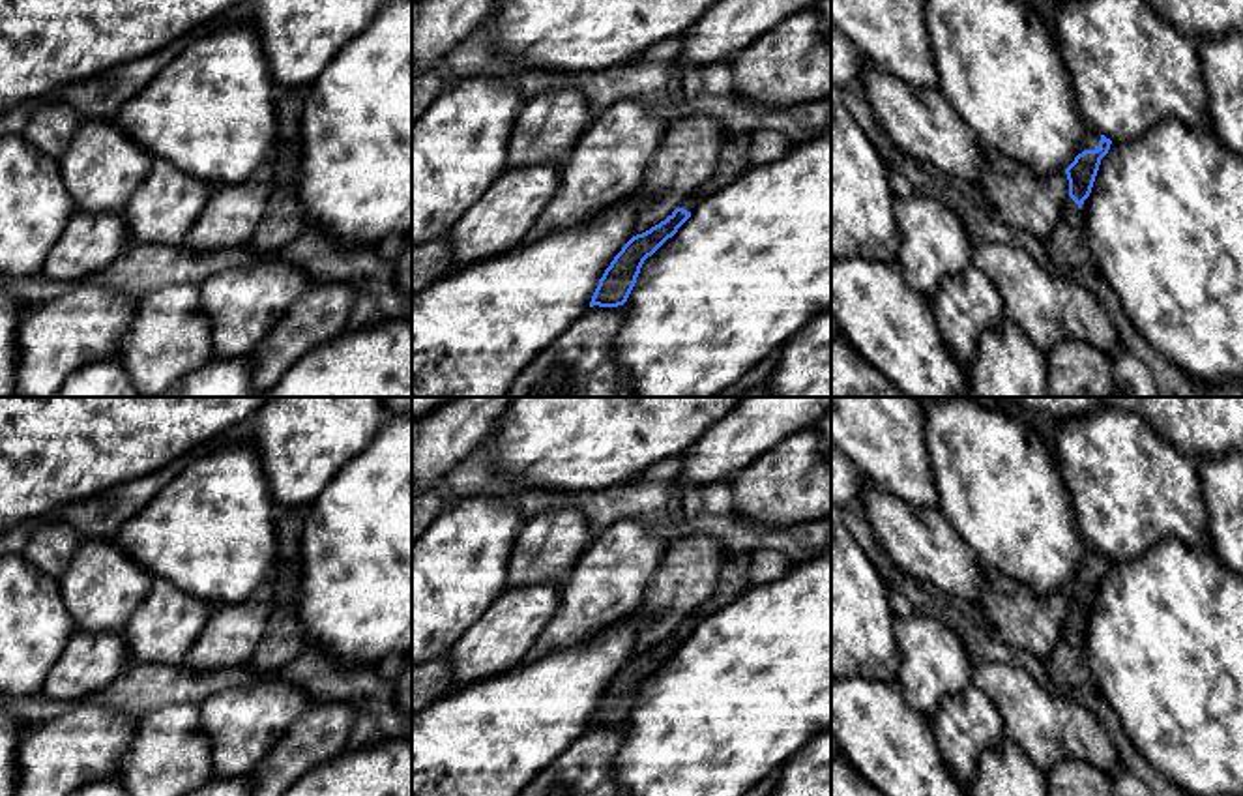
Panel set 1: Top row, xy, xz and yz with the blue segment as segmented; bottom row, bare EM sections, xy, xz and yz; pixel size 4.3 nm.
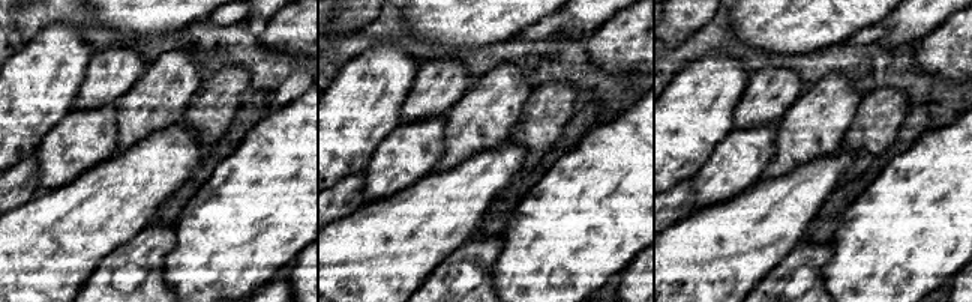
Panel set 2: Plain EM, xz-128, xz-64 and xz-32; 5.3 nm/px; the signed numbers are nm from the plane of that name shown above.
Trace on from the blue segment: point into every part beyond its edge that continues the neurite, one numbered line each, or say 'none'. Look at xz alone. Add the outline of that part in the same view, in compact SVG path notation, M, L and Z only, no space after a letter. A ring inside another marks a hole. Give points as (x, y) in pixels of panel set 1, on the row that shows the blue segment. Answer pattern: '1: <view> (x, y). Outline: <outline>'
1: xz (732, 162). Outline: M726 135L717 159L715 172L706 182L702 182L693 193L681 199L680 208L695 212L704 199L734 184L751 167L749 150L751 135Z

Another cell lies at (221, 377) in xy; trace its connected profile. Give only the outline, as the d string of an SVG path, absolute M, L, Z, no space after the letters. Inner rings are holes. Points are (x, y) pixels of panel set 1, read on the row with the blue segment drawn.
M249 354L213 358L159 397L258 397L253 376L255 361Z

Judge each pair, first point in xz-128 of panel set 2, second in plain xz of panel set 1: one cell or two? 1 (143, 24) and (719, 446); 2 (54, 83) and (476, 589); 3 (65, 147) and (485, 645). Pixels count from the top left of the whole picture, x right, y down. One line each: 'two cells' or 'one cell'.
1: two cells
2: one cell
3: one cell

